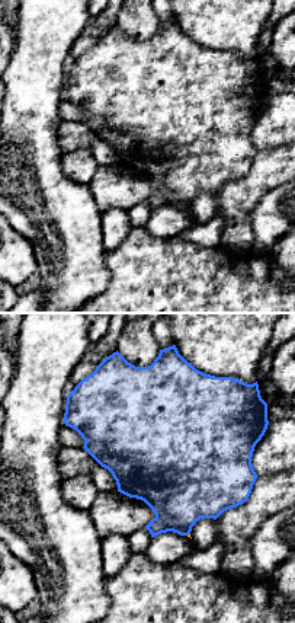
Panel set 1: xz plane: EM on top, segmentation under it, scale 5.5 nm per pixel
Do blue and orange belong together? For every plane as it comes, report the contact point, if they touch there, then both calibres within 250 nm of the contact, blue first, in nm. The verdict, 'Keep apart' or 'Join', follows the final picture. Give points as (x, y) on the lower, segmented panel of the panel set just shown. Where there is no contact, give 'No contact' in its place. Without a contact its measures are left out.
No contact

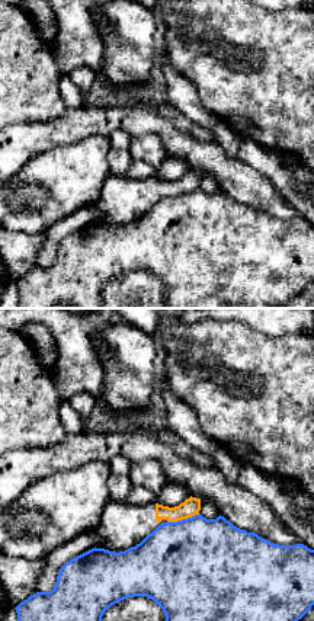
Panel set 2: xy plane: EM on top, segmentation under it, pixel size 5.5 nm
Touches blue at (183, 519). Thickness 500 nm (blue) against 100 nm

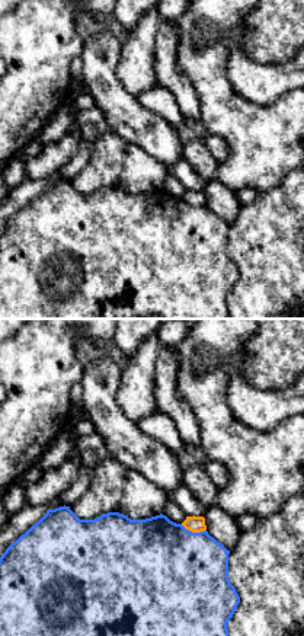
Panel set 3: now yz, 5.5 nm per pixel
Touches blue at (194, 533). Thickness 500 nm (blue) against 90 nm

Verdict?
Keep apart

